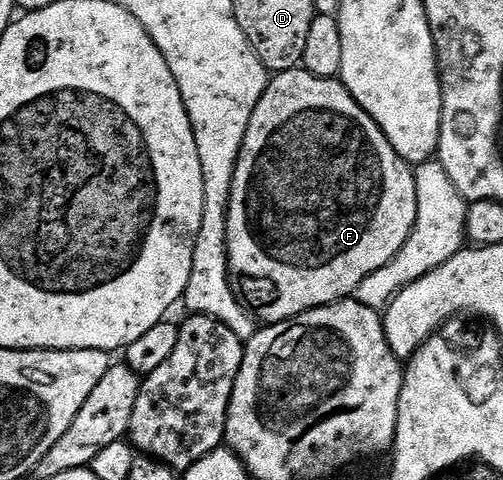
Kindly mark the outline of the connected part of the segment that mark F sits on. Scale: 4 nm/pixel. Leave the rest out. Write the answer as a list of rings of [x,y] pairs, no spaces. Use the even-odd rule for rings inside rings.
[[[294,69],[292,71],[279,71],[270,78],[267,89],[263,93],[263,97],[259,101],[259,105],[255,105],[255,113],[251,115],[251,125],[247,127],[247,137],[241,146],[241,152],[237,158],[237,168],[235,169],[235,177],[233,178],[233,189],[231,201],[229,202],[229,213],[227,215],[227,249],[229,250],[229,270],[234,276],[242,275],[245,279],[254,279],[257,283],[249,283],[245,287],[245,295],[243,291],[243,299],[247,304],[250,312],[258,320],[264,321],[266,324],[282,323],[285,319],[293,319],[297,315],[302,315],[304,311],[310,311],[316,307],[326,307],[329,303],[342,302],[356,292],[357,287],[371,273],[375,273],[379,269],[383,269],[383,265],[387,265],[393,258],[397,256],[399,251],[403,249],[403,245],[411,237],[413,226],[417,221],[417,176],[414,168],[406,163],[404,159],[399,157],[399,153],[395,153],[395,149],[389,144],[389,139],[381,132],[381,126],[374,121],[367,112],[361,108],[355,101],[355,97],[341,82],[340,78],[324,79],[323,77],[315,77],[310,71],[304,69]]]

